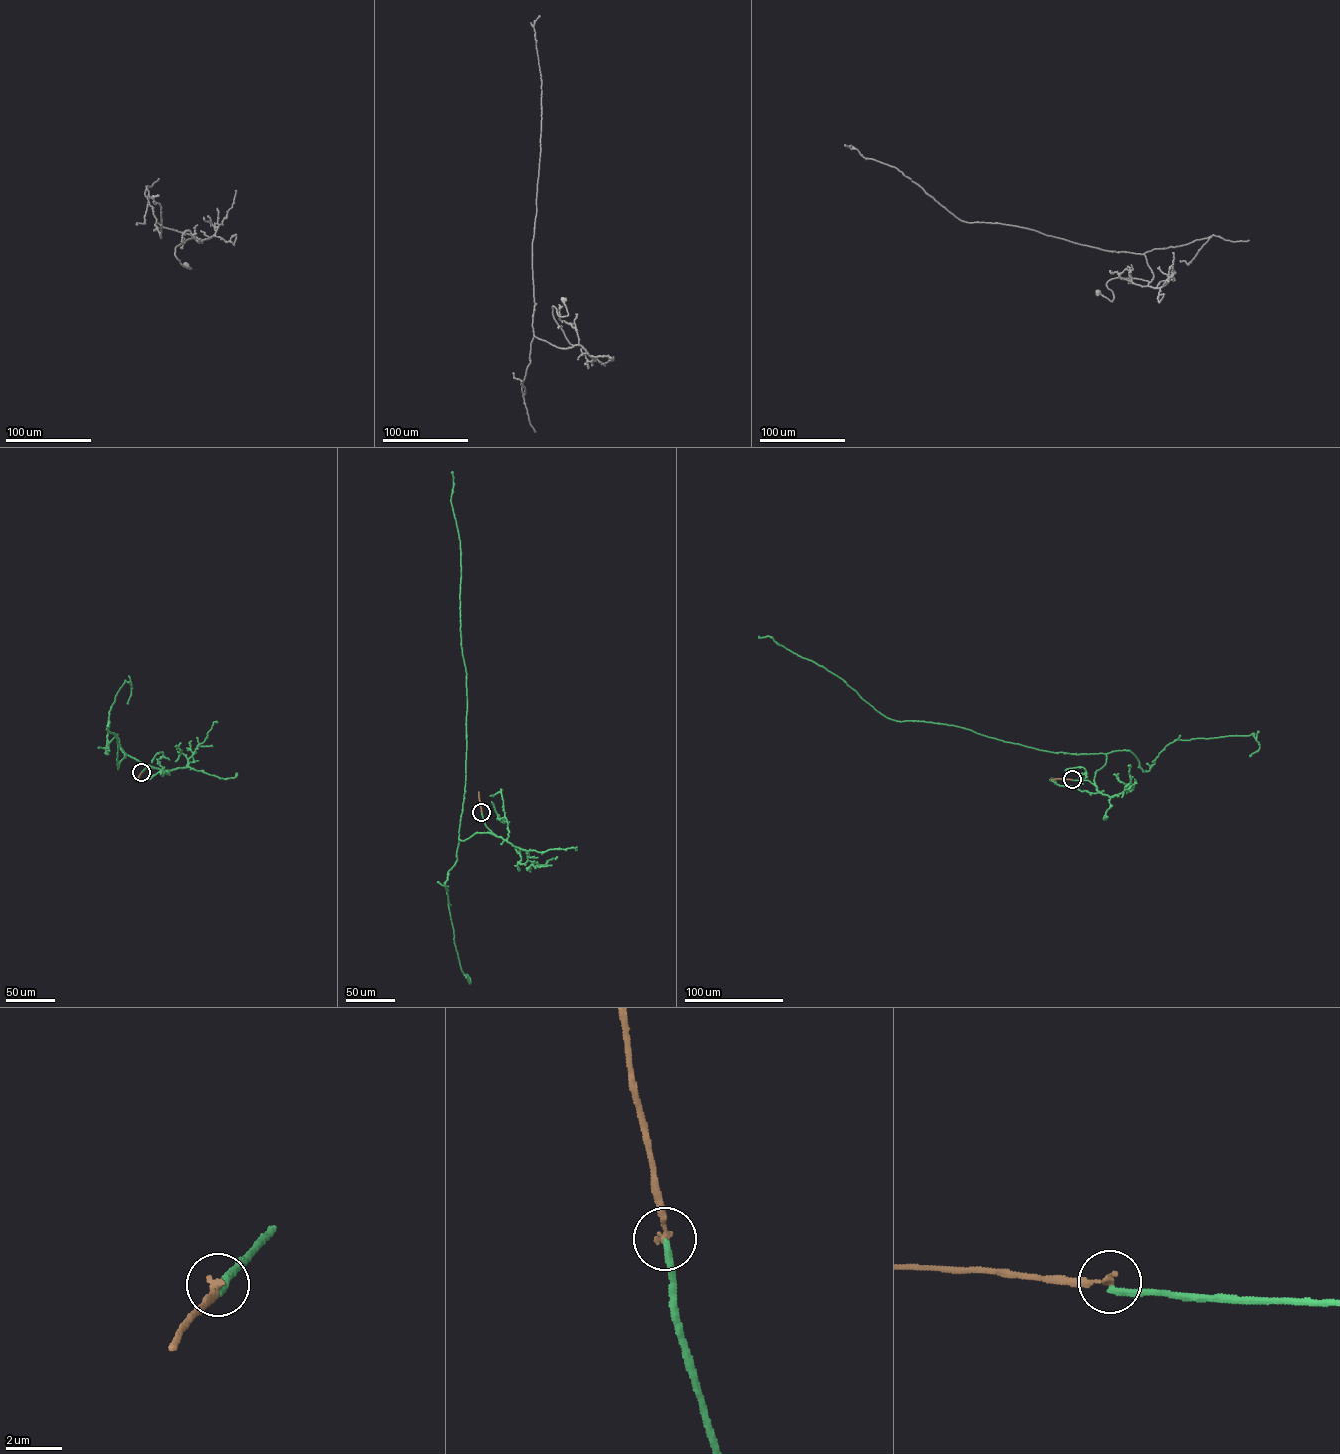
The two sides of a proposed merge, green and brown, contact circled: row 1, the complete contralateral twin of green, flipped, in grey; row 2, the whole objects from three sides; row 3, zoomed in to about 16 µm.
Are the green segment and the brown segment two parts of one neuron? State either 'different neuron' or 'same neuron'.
different neuron

